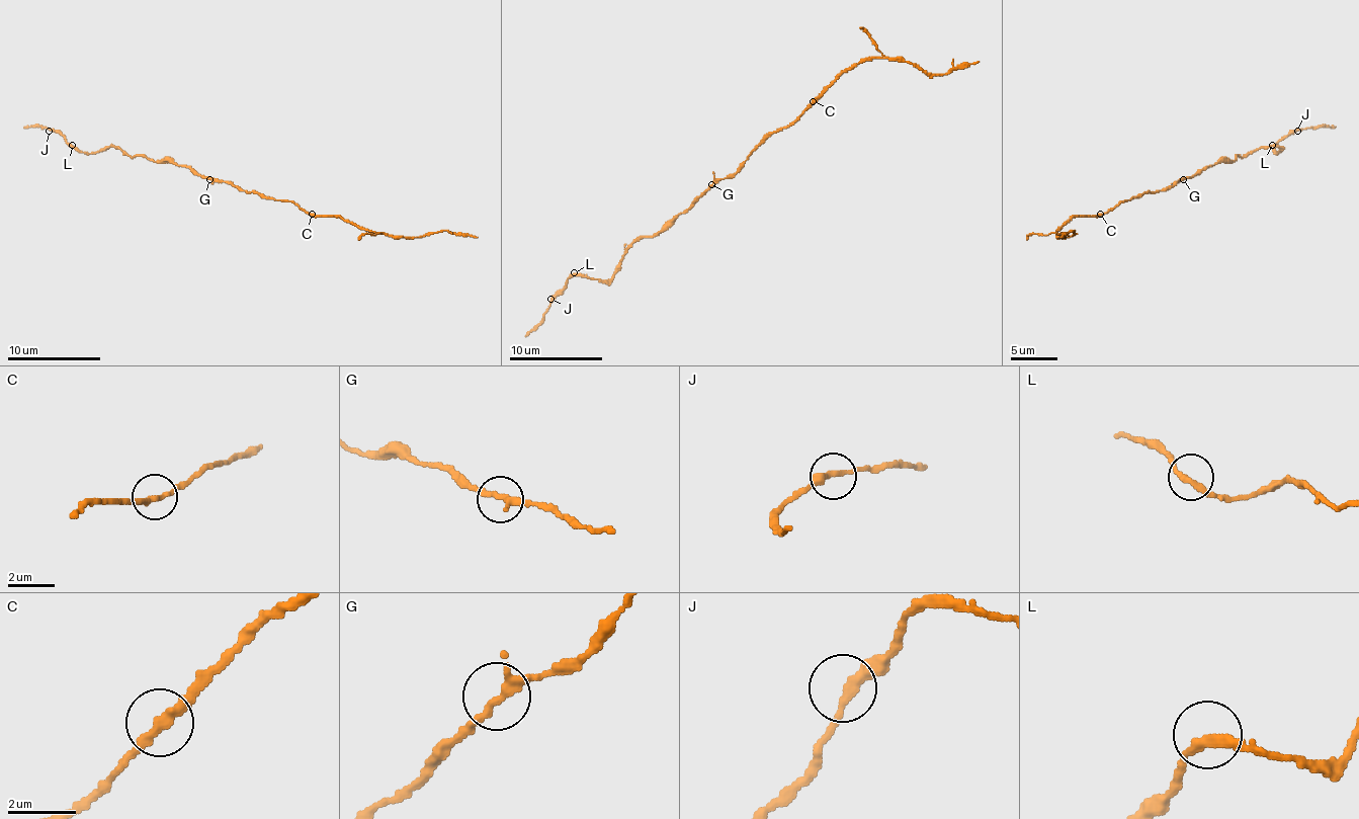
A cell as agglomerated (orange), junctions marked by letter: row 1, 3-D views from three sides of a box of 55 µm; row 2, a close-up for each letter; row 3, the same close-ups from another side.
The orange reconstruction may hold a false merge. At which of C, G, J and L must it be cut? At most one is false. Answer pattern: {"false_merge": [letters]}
{"false_merge": []}

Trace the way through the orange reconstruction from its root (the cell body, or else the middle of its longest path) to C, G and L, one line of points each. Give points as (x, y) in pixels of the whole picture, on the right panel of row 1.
C: (1169, 186), (1139, 193), (1129, 200), (1120, 200), (1099, 215)
G: (1169, 186), (1183, 179)
L: (1169, 186), (1197, 175), (1209, 165), (1246, 156), (1263, 147), (1279, 147), (1276, 154), (1272, 145)

